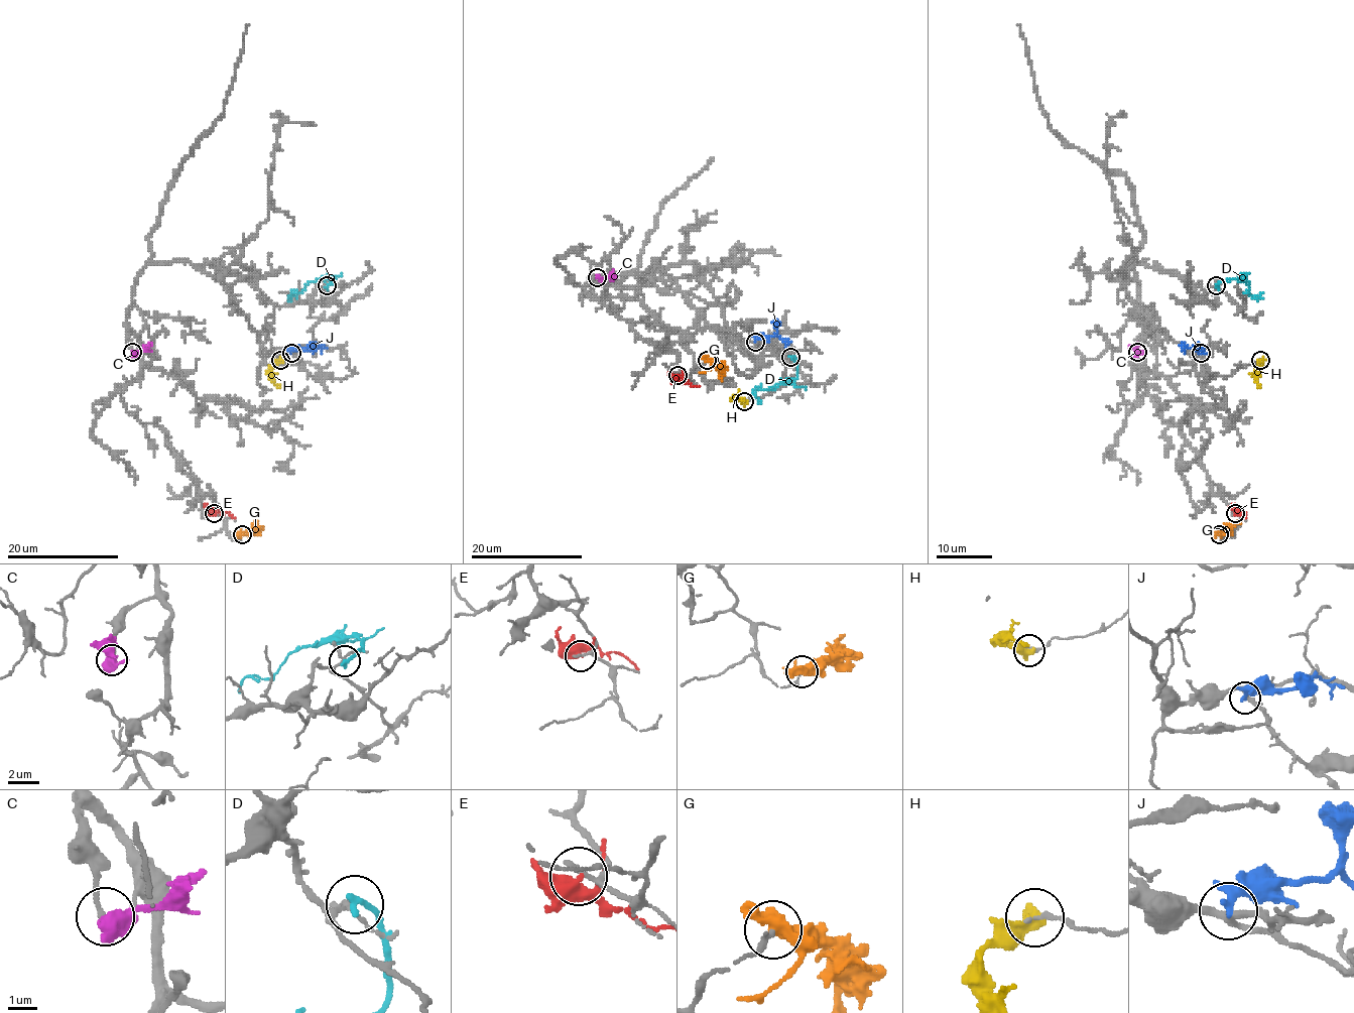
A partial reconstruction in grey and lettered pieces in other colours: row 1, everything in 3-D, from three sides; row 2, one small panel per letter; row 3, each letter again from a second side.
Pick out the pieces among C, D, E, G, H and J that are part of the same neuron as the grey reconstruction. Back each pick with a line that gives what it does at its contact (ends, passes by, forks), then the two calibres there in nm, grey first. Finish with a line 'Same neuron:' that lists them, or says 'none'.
Same neuron: none

